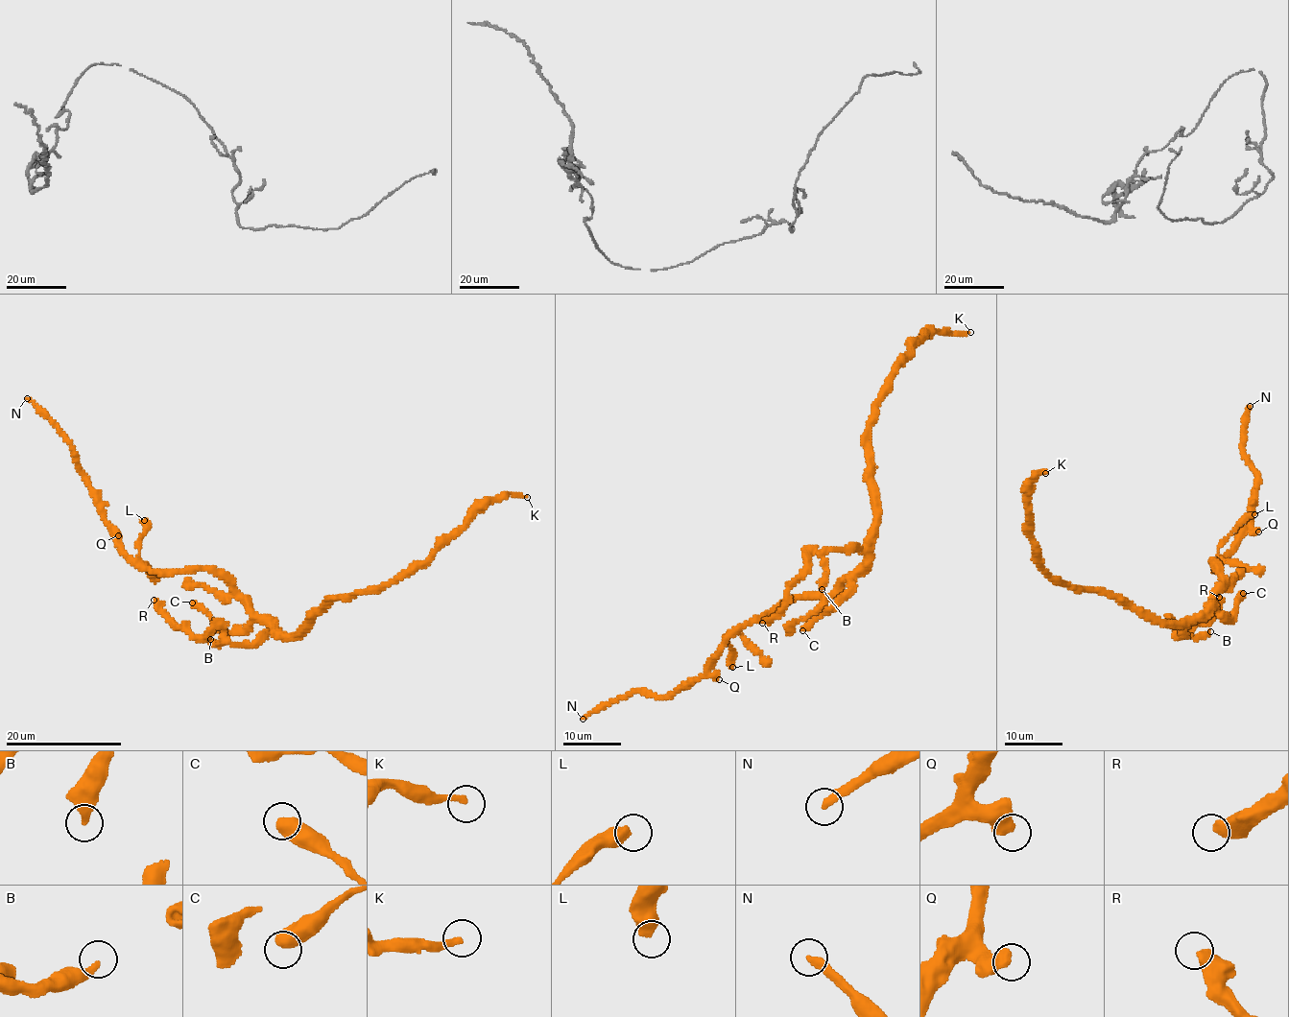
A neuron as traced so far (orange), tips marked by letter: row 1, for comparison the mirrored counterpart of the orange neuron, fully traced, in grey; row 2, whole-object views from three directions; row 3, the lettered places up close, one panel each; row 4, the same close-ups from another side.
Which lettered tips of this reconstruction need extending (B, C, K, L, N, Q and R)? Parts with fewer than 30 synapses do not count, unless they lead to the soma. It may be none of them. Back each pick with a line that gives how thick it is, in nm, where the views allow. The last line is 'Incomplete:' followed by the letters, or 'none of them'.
N: 340 nm thick
Incomplete: N

